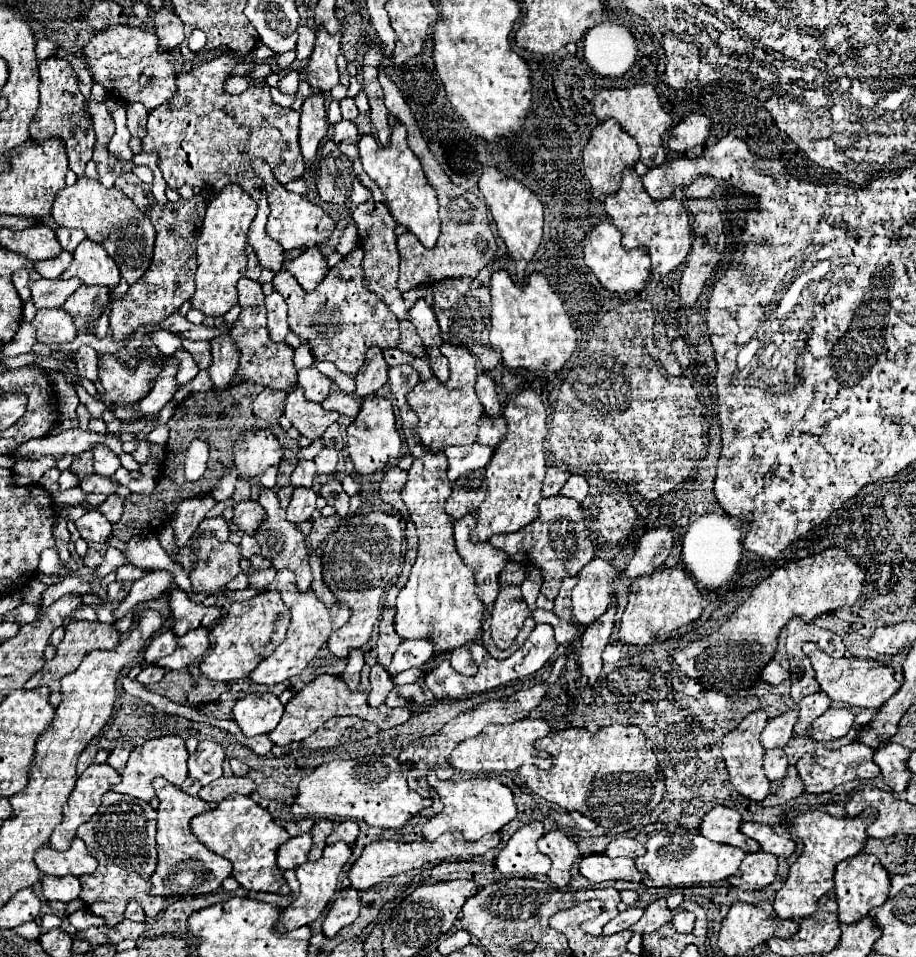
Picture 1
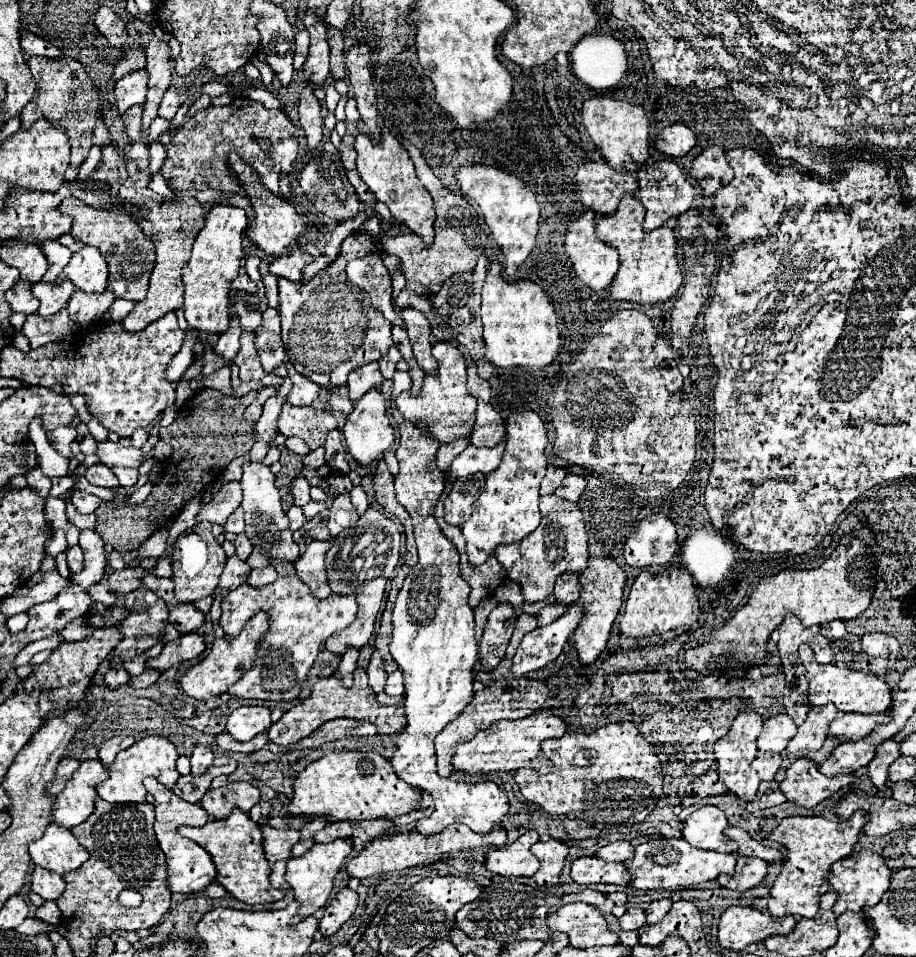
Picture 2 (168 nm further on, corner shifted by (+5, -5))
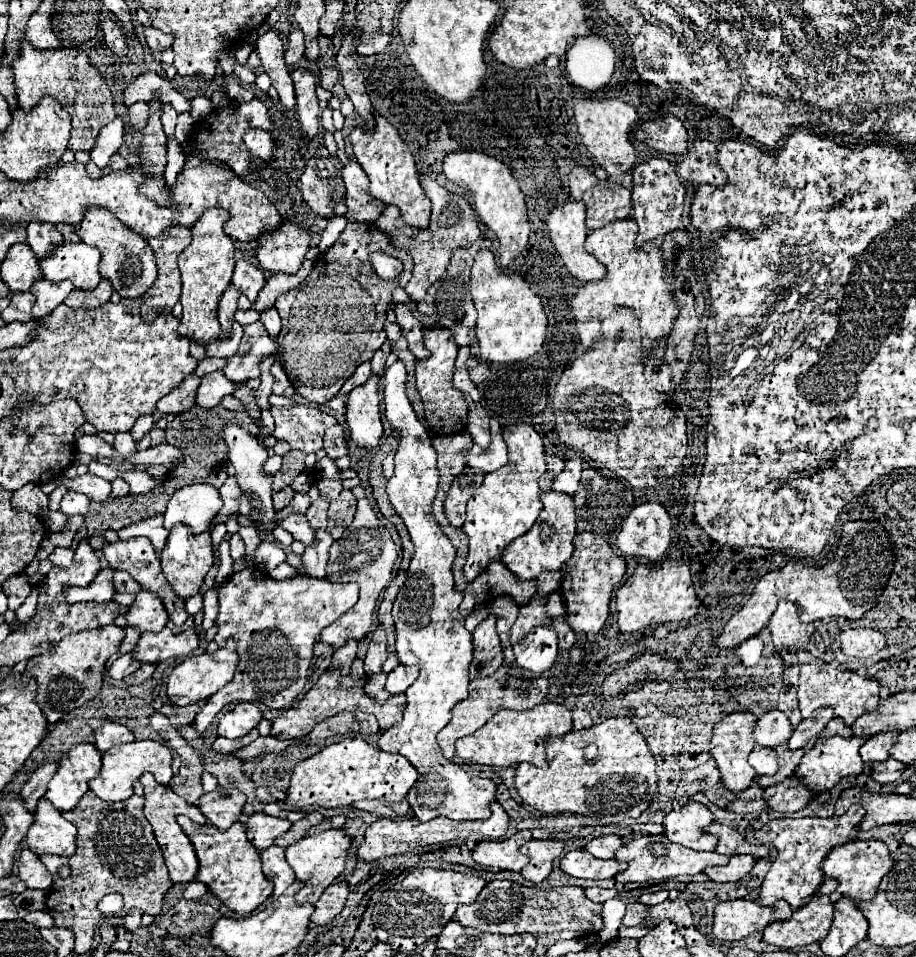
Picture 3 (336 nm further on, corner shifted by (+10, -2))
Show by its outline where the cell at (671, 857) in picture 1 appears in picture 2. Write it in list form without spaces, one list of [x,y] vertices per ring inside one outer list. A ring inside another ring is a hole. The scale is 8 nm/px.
[[[683,838],[647,840],[635,848],[635,856],[625,862],[631,874],[631,886],[641,890],[685,890],[693,884],[715,880],[719,874],[735,870],[735,854],[717,854],[711,850],[697,850]]]

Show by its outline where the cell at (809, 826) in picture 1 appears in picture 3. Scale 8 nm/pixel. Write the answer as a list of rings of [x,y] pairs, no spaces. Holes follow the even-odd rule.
[[[852,805],[842,817],[830,817],[830,819],[822,819],[822,817],[802,817],[802,819],[782,817],[782,819],[768,821],[766,823],[768,839],[778,849],[778,857],[772,863],[770,871],[764,877],[764,883],[760,887],[760,905],[770,907],[776,901],[784,899],[794,909],[804,907],[824,881],[824,871],[822,871],[824,857],[836,845],[844,845],[844,843],[850,841],[850,835],[860,825],[864,813],[866,811],[860,805]]]

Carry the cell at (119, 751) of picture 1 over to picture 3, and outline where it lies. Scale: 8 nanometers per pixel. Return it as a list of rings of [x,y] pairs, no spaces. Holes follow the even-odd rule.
[[[104,723],[96,735],[94,735],[94,745],[100,753],[106,753],[112,745],[122,745],[122,743],[130,743],[134,739],[134,735],[124,727],[124,725],[118,725],[118,723]]]

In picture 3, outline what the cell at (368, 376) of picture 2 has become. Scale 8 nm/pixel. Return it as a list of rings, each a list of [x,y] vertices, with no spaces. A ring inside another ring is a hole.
[[[362,363],[356,371],[354,371],[354,375],[342,385],[342,389],[340,389],[340,393],[344,393],[344,395],[348,395],[354,387],[358,387],[358,385],[362,385],[362,383],[366,383],[368,379],[370,379],[370,375],[372,375],[372,369],[370,369],[370,363]]]

